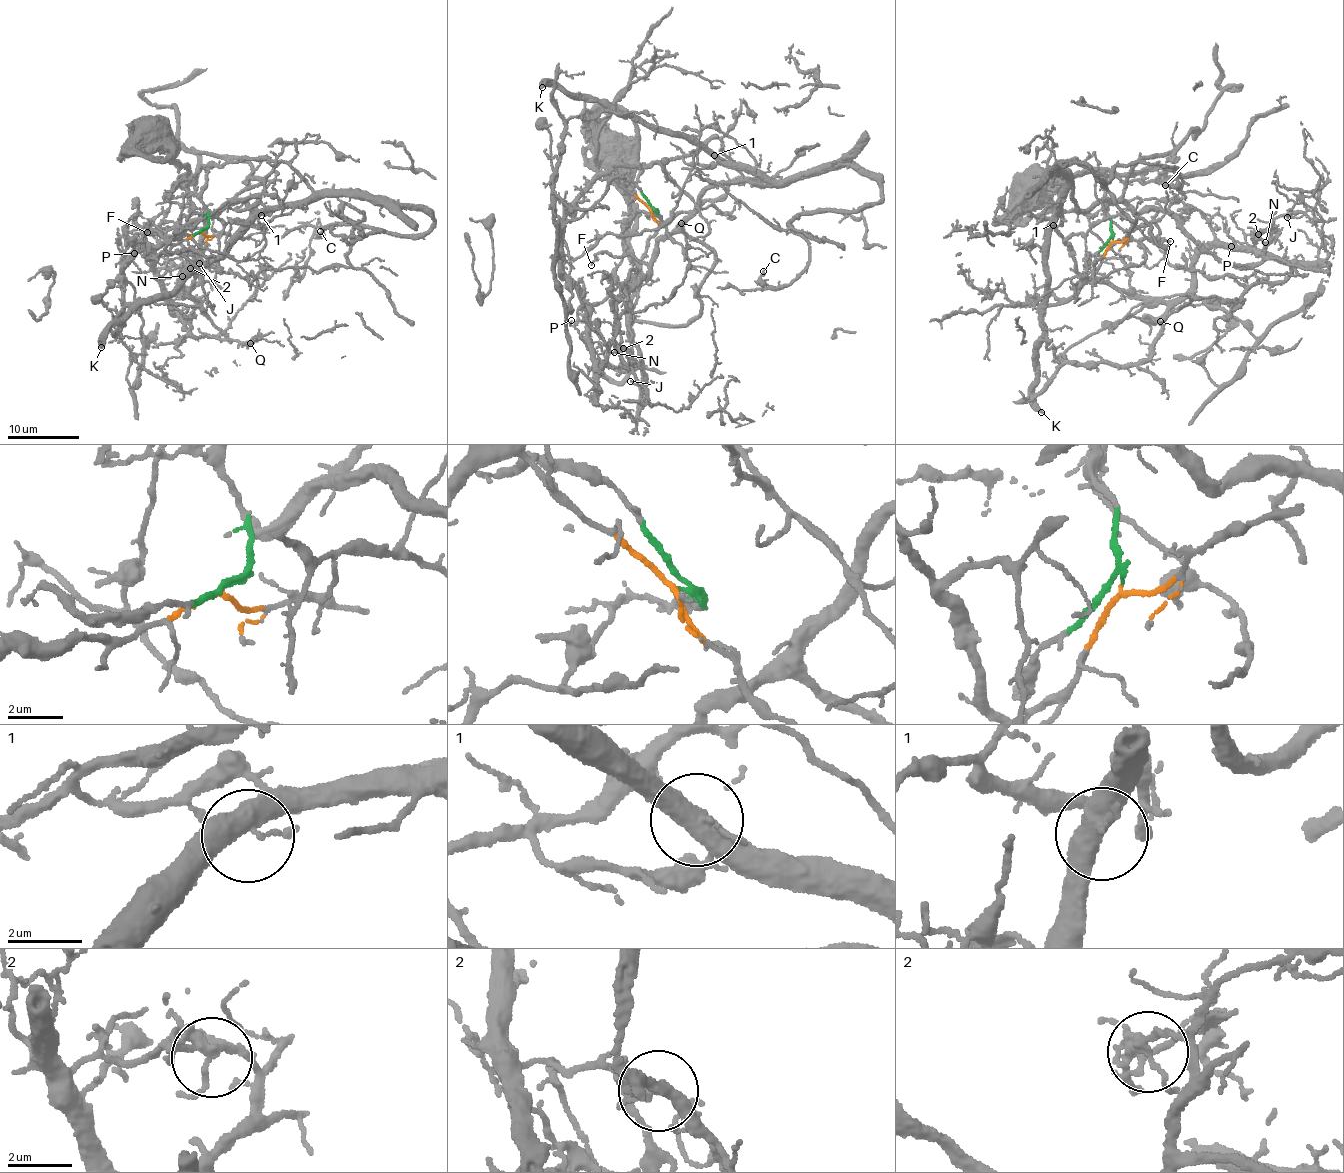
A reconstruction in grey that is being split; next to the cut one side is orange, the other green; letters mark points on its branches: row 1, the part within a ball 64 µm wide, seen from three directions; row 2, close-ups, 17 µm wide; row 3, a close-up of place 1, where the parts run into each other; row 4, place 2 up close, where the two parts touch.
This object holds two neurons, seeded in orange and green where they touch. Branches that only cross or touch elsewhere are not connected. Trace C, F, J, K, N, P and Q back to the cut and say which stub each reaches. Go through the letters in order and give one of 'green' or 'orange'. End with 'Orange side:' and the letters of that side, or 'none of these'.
C: green
F: green
J: green
K: green
N: green
P: orange
Q: orange
Orange side: P, Q

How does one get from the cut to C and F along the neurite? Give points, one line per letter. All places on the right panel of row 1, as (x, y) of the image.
C: (1112, 238), (1106, 178), (1051, 165), (1087, 164), (1106, 188), (1116, 165), (1154, 163), (1175, 168), (1164, 185)
F: (1112, 238), (1104, 176), (1058, 161), (1081, 212), (1104, 199), (1136, 213), (1161, 210), (1157, 240), (1171, 241)

